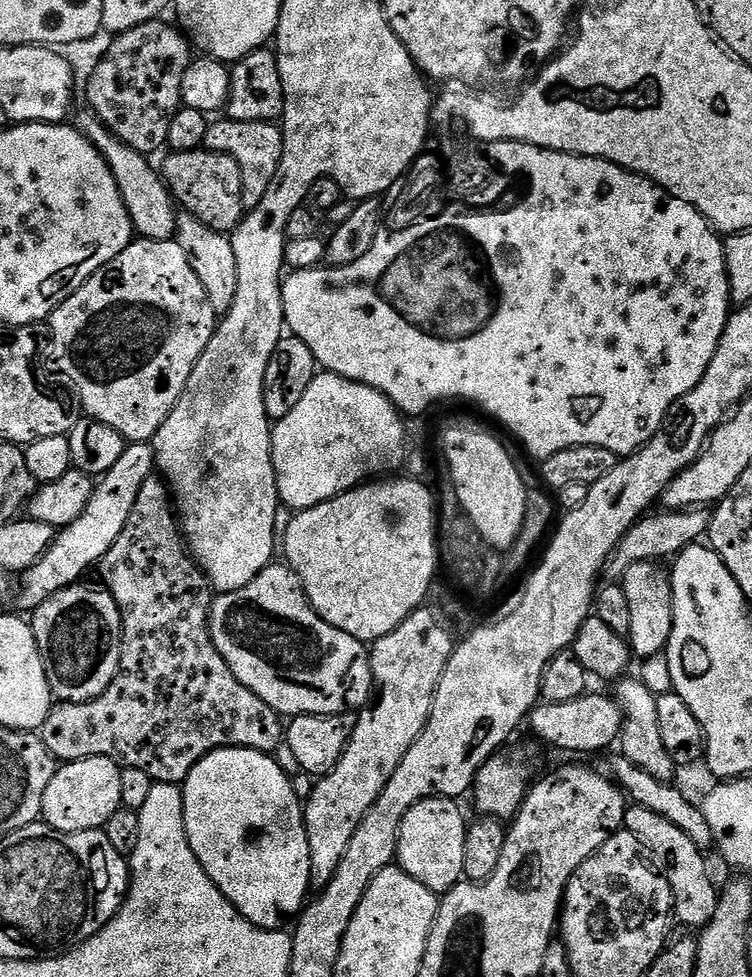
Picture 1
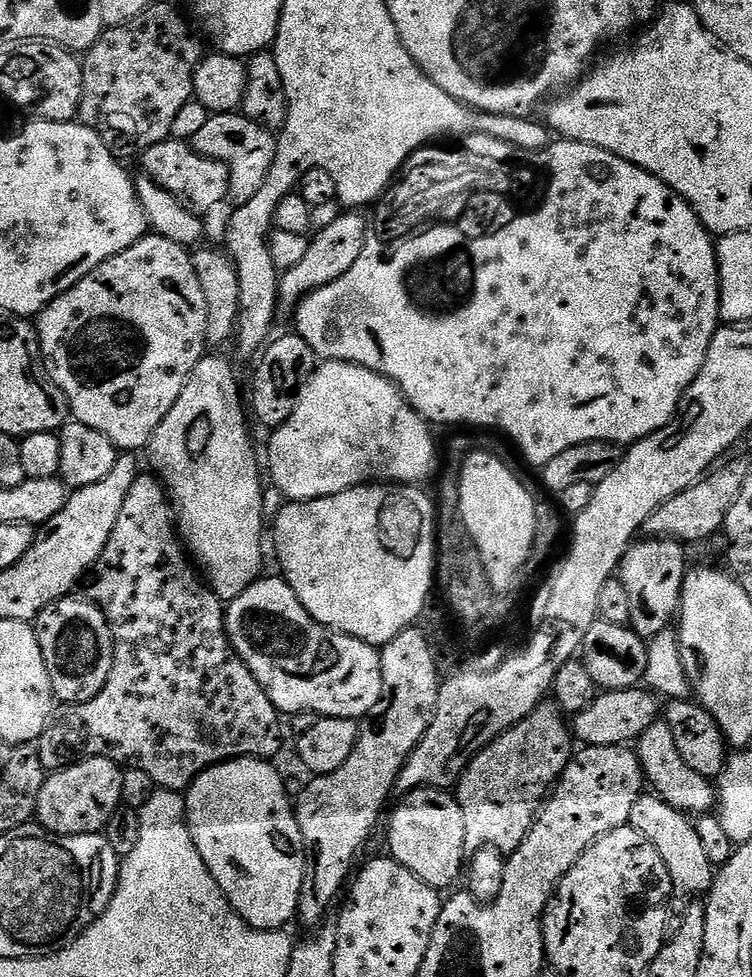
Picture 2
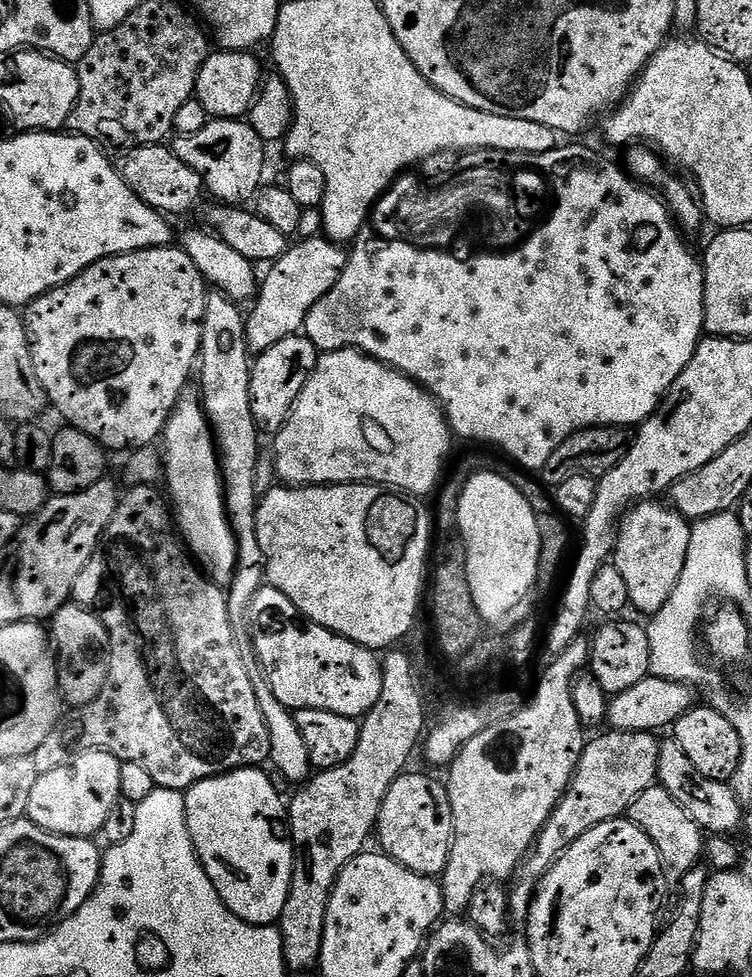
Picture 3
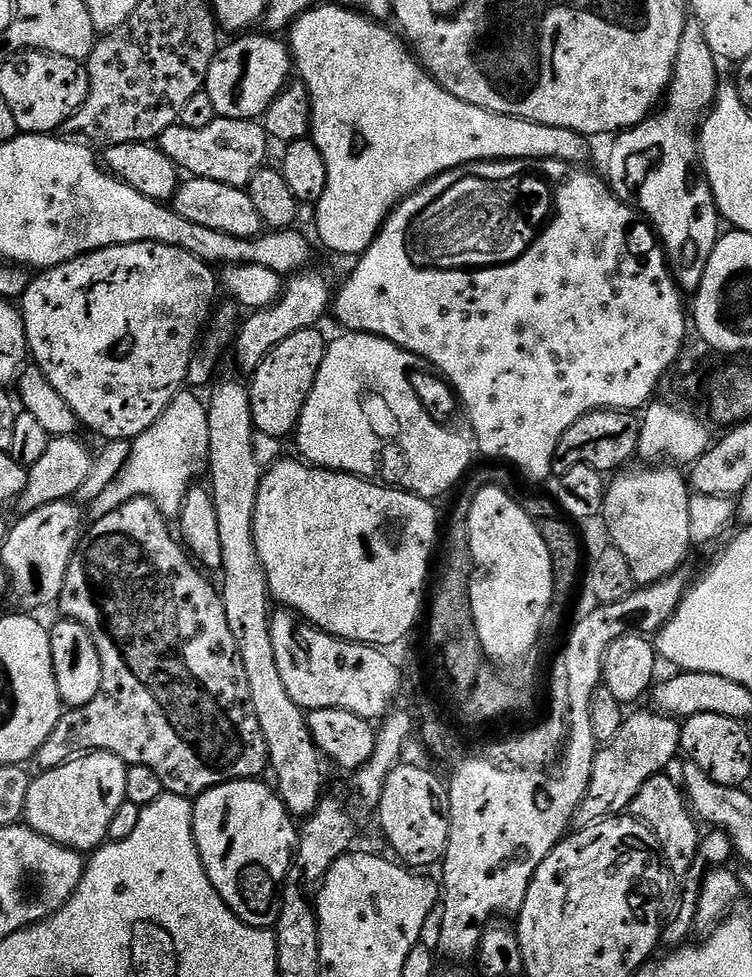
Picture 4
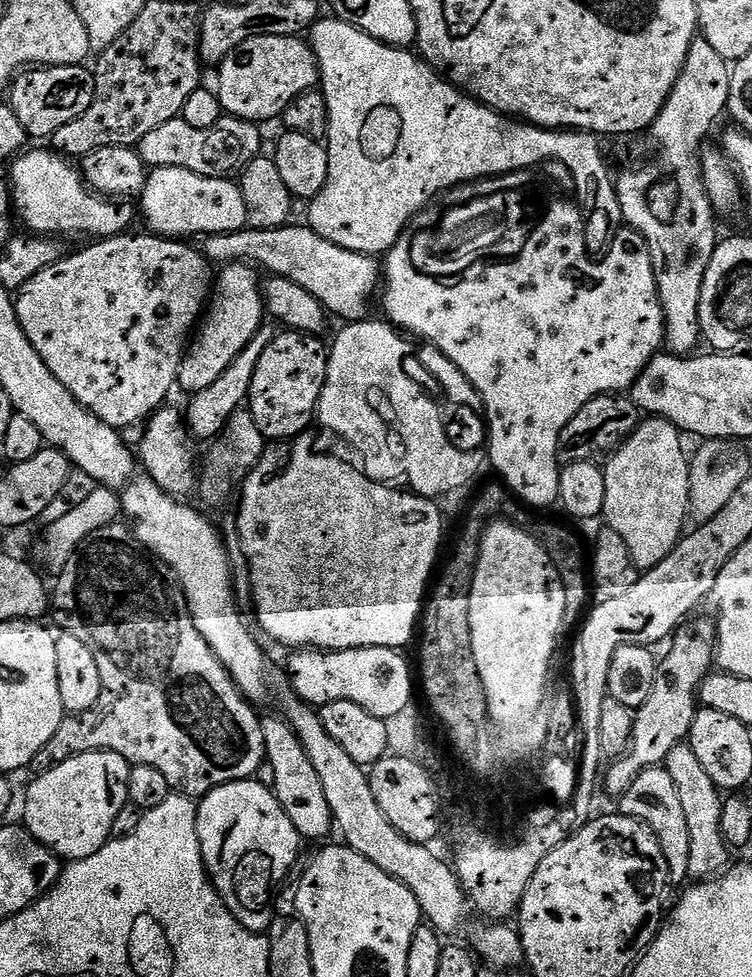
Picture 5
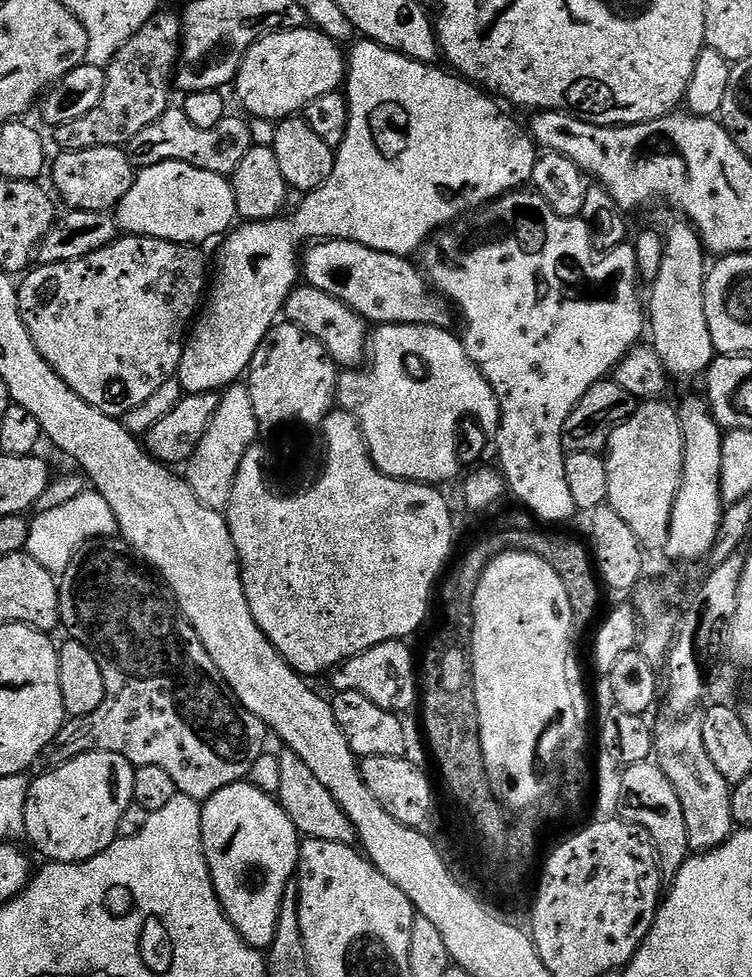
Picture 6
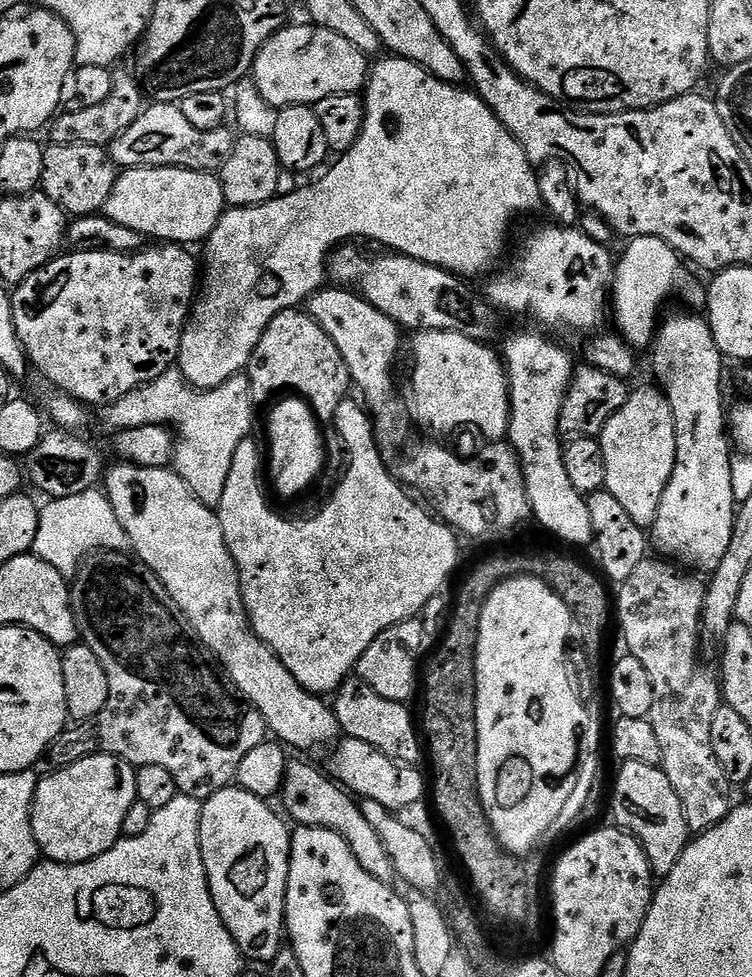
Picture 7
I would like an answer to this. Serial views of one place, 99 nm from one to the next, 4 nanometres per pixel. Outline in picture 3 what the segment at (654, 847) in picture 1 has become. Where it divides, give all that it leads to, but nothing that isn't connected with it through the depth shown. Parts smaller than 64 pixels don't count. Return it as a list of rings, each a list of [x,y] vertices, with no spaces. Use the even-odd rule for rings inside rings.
[[[658,782],[642,790],[642,794],[634,798],[634,802],[628,807],[626,818],[638,825],[646,838],[650,838],[650,842],[654,842],[669,873],[683,874],[701,863],[706,852],[704,829],[698,826],[698,822],[694,822],[694,818],[690,818],[690,814],[686,814],[686,810],[682,810],[682,806],[678,806],[678,802],[674,802],[674,794],[670,794],[670,790],[666,790]]]

